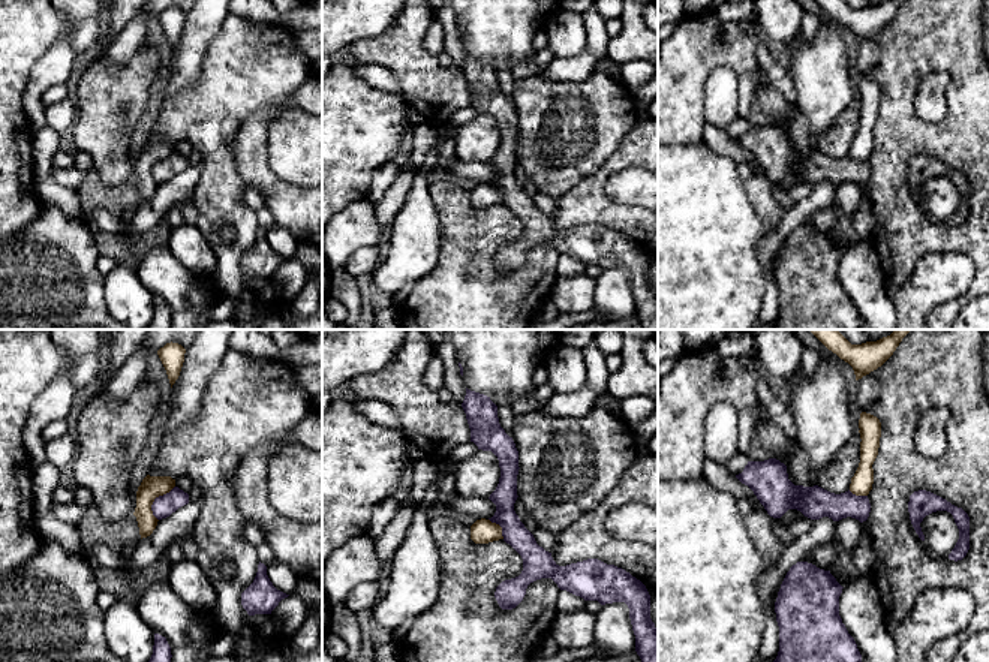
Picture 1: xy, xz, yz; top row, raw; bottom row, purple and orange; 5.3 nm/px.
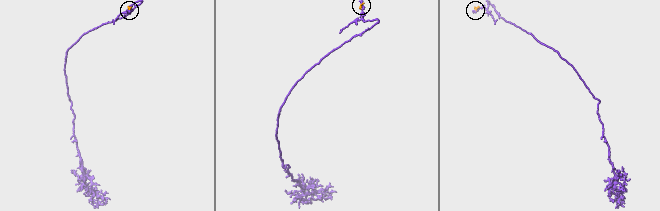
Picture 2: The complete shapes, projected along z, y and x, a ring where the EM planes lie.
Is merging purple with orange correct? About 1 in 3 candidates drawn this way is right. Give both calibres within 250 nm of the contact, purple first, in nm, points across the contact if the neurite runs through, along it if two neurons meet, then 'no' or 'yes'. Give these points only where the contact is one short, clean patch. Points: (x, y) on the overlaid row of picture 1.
120/120 nm | along xy (174, 486), (159, 495), (152, 505), (152, 514), (158, 520) | no

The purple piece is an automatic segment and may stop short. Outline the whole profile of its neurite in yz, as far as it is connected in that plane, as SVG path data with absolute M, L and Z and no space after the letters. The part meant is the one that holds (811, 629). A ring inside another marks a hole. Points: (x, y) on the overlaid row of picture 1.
M808 562L787 572L775 602L779 652L773 662L862 662L839 616L842 586Z

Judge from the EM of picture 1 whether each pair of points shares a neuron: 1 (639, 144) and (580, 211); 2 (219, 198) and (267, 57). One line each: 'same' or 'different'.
1: same
2: same

